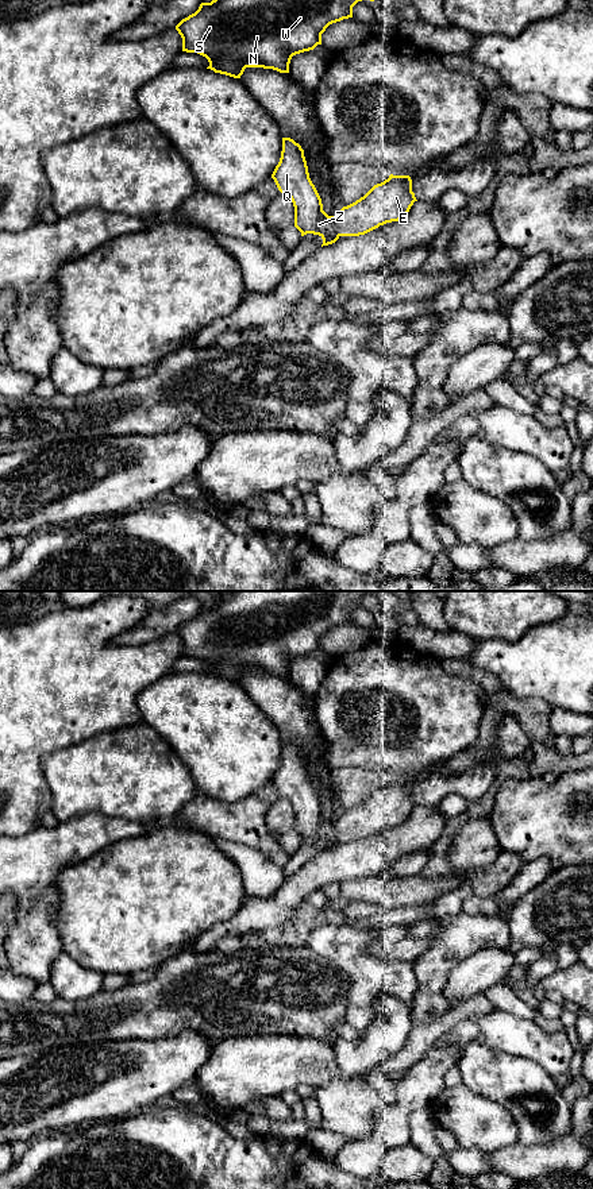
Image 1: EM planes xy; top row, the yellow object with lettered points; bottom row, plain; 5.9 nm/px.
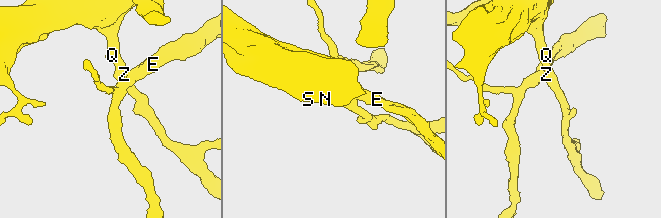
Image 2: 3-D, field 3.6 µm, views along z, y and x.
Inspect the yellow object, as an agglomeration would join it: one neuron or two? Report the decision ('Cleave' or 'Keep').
Cleave

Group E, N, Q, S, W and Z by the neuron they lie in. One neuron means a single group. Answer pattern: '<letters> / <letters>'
E / N Q S W Z

